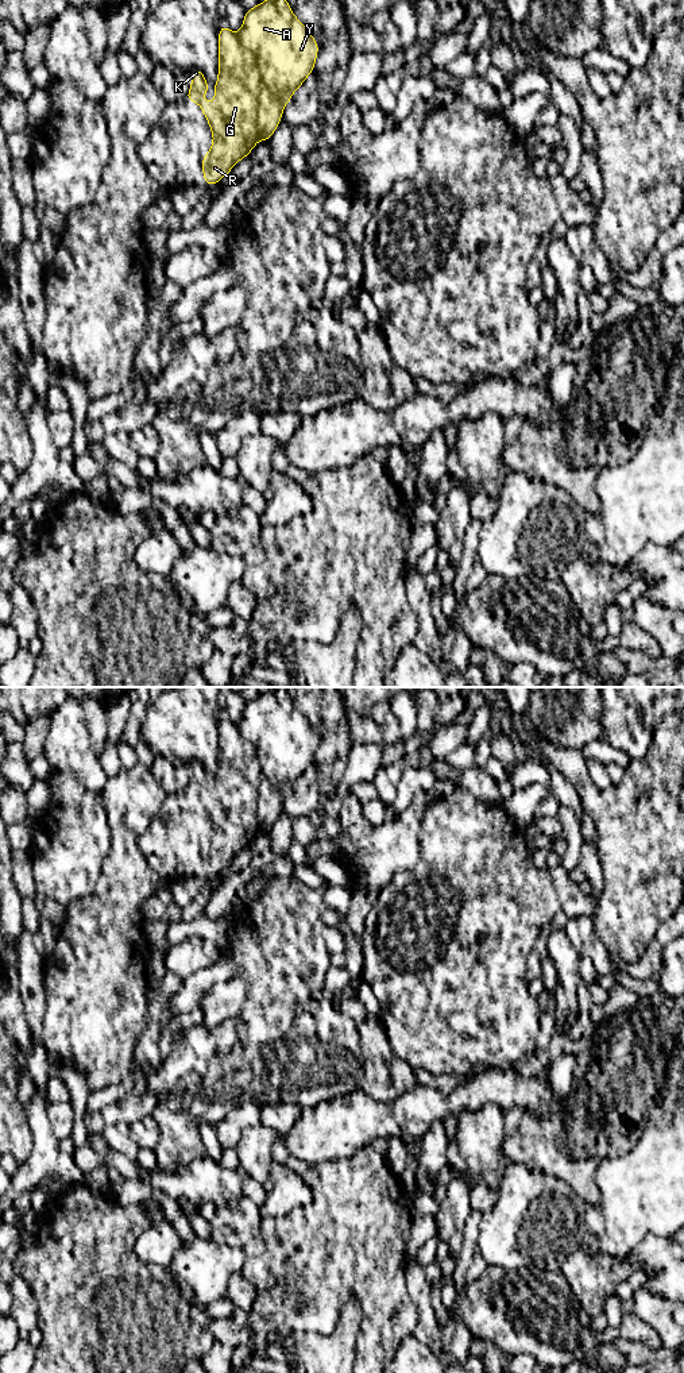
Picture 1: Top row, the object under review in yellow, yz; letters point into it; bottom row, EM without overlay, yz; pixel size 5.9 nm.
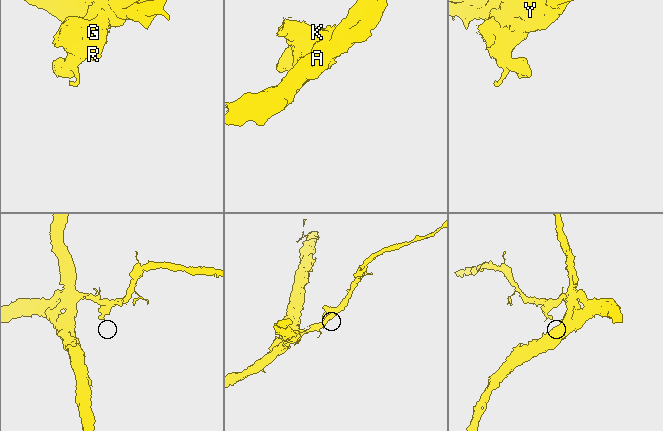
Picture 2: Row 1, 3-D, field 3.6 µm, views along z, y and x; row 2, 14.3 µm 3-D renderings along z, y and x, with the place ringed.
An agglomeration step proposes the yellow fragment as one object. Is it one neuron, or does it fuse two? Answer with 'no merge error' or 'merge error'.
merge error

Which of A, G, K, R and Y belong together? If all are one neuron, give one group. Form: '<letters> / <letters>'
A Y / G K R

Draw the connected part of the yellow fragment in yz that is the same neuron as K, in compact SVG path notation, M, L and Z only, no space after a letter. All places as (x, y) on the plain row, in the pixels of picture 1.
M220 717L219 721L215 791L202 794L208 775L200 760L190 763L192 778L185 787L200 797L213 825L210 842L202 848L202 865L208 878L221 872L240 851L248 848L259 832L260 757L254 744L243 738L229 721L229 717Z

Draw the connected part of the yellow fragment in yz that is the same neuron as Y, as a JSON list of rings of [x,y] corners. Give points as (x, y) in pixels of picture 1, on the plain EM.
[[[283,687],[268,689],[246,702],[241,721],[236,725],[243,738],[254,744],[262,775],[258,790],[259,830],[270,832],[281,814],[283,799],[291,792],[293,783],[313,764],[318,734],[298,711]]]

